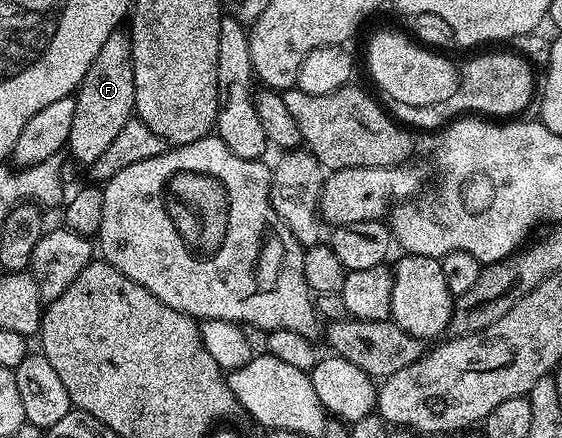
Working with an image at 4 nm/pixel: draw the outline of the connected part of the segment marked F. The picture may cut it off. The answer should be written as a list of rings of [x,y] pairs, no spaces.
[[[113,30],[102,45],[102,50],[98,50],[94,62],[90,62],[90,70],[86,70],[74,93],[74,126],[70,126],[70,138],[66,145],[71,159],[91,166],[95,160],[102,158],[102,154],[110,150],[110,142],[118,138],[122,126],[133,119],[135,110],[132,37],[127,31]]]

